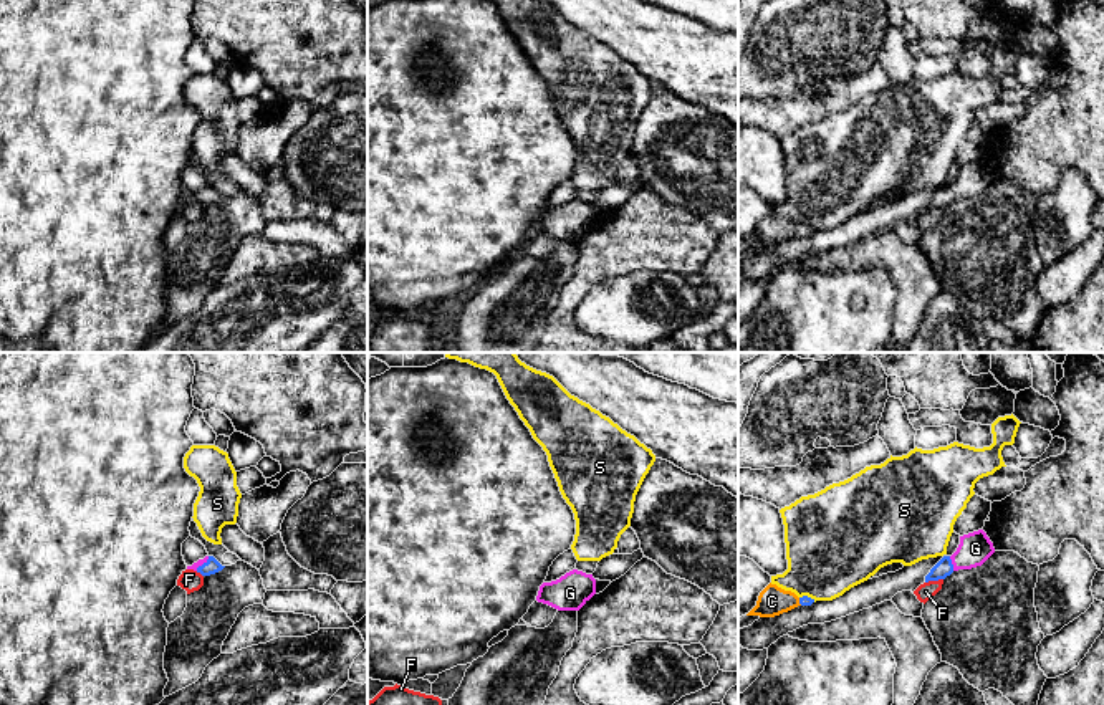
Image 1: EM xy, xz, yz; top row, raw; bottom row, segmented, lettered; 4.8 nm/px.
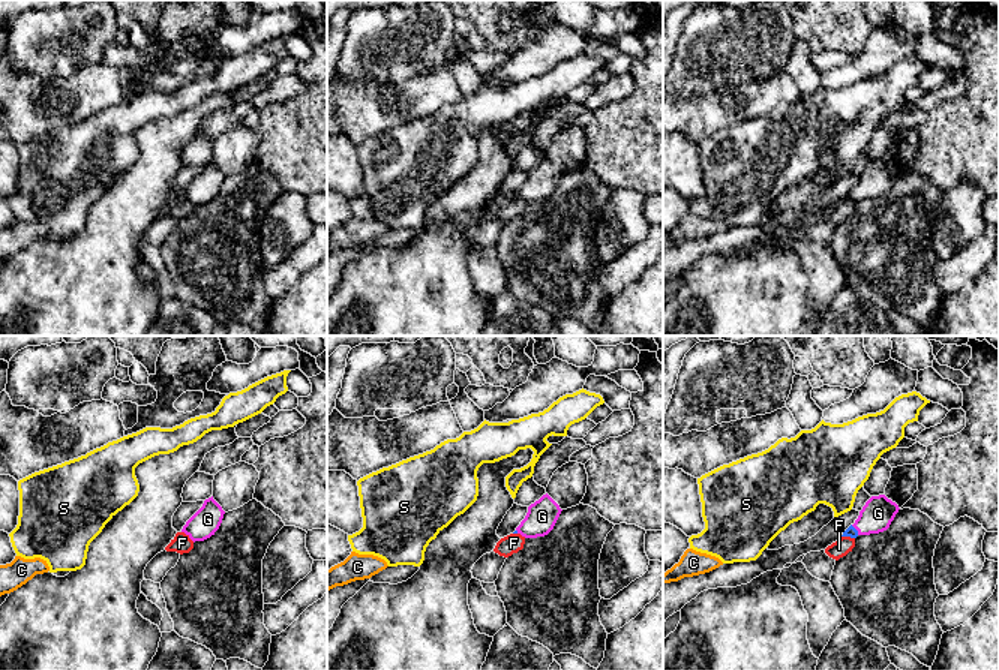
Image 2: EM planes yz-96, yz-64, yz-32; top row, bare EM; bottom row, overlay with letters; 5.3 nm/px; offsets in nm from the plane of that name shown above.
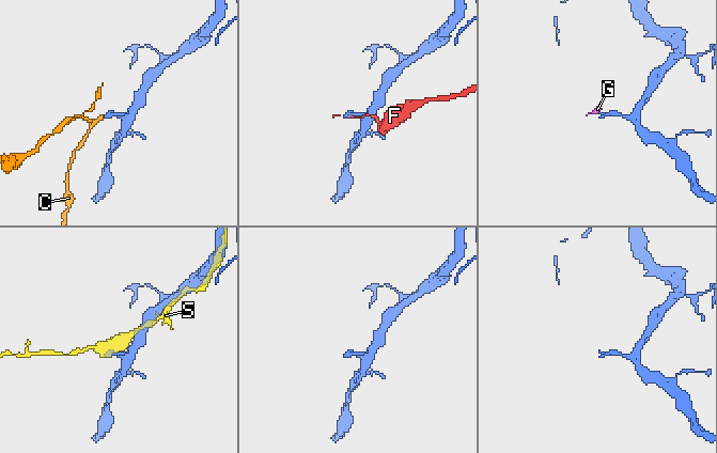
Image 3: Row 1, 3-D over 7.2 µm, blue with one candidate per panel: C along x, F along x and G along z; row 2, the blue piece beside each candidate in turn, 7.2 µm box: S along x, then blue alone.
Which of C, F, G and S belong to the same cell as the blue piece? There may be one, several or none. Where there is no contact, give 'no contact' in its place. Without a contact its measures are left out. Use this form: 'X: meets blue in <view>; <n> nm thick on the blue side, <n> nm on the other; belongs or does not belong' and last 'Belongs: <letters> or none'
C: meets blue in yz; 50 nm thick on the blue side, 140 nm on the other; belongs
F: meets blue in yz; 90 nm thick on the blue side, 90 nm on the other; does not belong
G: meets blue in yz; 90 nm thick on the blue side, 160 nm on the other; belongs
S: meets blue in yz; 50 nm thick on the blue side, 420 nm on the other; does not belong
Belongs: C, G

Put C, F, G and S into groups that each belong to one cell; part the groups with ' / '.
C G / F / S

